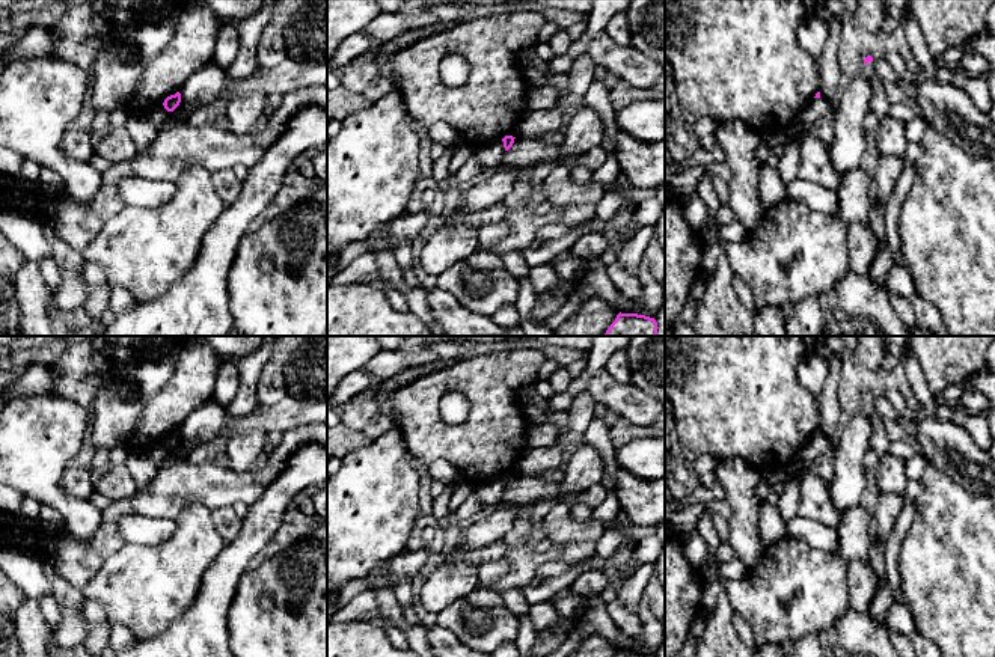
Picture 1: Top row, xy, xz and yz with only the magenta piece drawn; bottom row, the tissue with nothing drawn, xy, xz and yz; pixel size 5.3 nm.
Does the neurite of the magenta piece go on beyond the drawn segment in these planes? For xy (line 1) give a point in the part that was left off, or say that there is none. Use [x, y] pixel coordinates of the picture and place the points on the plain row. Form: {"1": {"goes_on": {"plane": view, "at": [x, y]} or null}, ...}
{"1": {"goes_on": null}}

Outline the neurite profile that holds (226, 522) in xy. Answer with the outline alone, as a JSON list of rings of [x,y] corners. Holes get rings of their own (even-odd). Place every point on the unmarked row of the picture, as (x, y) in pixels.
[[[232,506],[214,509],[211,514],[214,526],[225,544],[234,541],[243,527],[243,520],[235,514]]]

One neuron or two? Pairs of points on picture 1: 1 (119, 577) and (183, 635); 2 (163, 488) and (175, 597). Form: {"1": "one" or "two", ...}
{"1": "two", "2": "two"}

